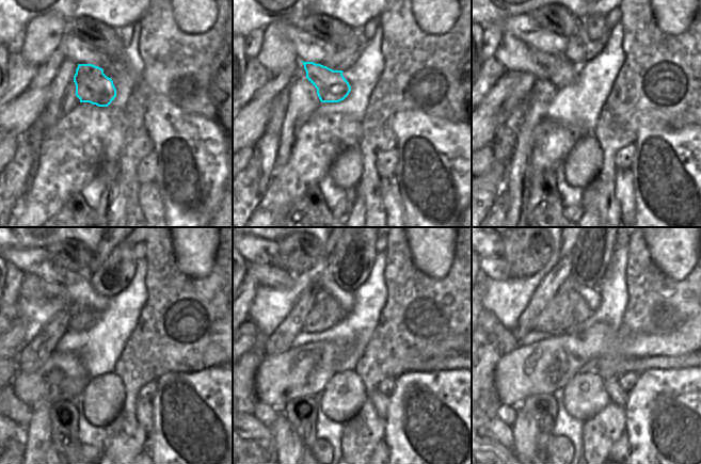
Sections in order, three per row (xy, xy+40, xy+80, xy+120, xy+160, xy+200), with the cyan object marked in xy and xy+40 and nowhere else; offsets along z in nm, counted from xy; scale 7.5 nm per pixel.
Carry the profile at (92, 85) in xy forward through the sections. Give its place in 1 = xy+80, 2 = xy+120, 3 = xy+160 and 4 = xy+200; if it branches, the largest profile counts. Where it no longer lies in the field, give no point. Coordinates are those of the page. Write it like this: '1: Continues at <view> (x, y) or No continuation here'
1: Continues at xy+80 (560, 73)
2: Continues at xy+120 (51, 288)
3: Continues at xy+160 (270, 275)
4: Continues at xy+200 (493, 268).

